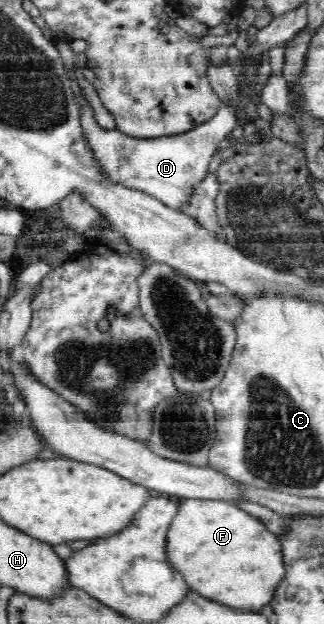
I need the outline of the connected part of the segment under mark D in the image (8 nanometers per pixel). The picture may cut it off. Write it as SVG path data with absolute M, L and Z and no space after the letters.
M89 101L79 104L79 109L84 139L110 180L118 186L144 191L179 211L180 207L188 202L193 188L208 174L209 163L212 158L217 156L216 153L221 149L222 142L225 142L232 130L238 125L238 109L232 105L222 105L220 111L217 111L207 123L197 125L192 131L165 136L164 138L137 139L128 138L116 129L109 131L99 127L95 120L95 114L89 106Z

